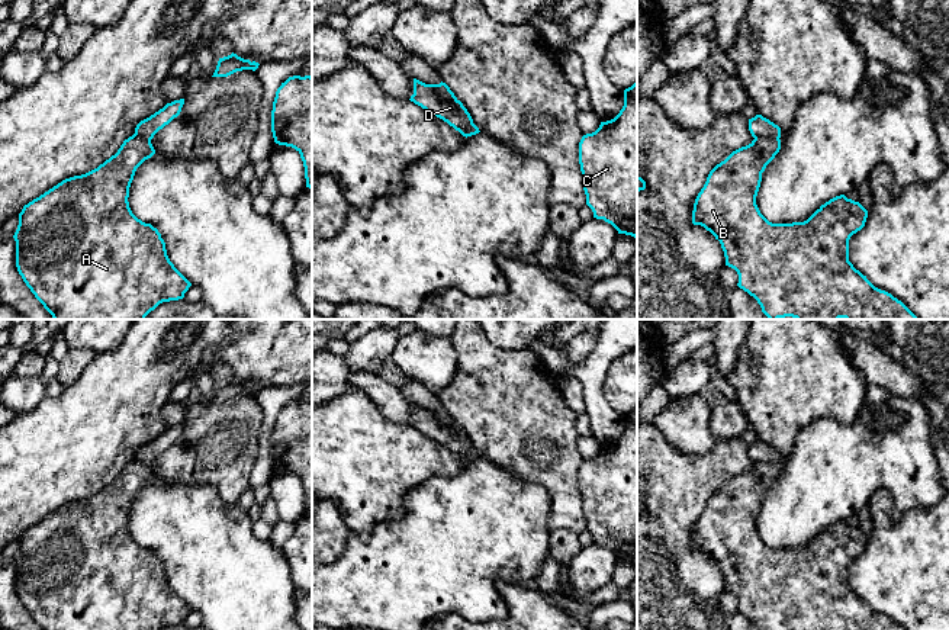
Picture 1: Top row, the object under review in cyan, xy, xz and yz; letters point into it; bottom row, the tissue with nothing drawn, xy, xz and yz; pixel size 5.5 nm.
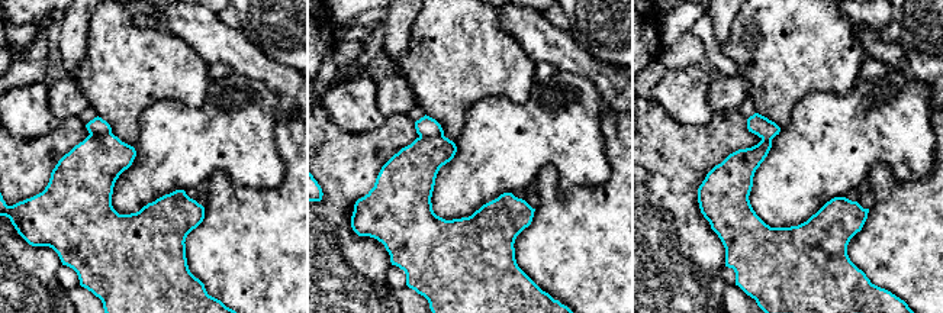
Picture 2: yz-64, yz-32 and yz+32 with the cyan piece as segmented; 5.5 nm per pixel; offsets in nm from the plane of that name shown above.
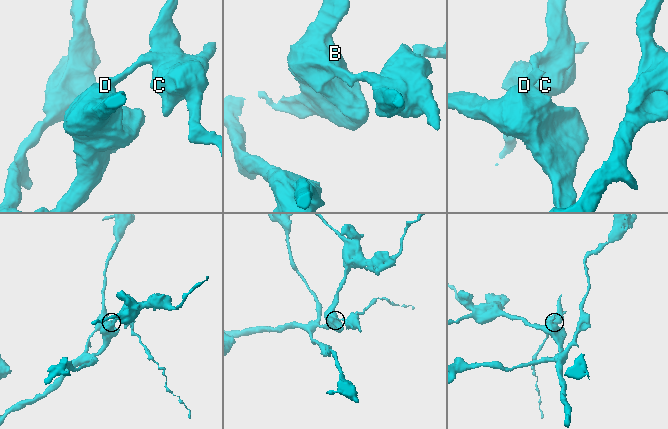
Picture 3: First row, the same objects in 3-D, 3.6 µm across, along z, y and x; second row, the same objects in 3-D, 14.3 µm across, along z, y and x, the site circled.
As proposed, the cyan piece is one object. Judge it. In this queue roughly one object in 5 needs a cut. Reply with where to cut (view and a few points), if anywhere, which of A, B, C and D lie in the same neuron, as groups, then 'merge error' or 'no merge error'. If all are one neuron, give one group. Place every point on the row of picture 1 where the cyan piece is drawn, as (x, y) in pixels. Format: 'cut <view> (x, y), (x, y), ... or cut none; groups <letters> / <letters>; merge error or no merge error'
cut yz (755, 137), (778, 138); groups A B D / C; merge error

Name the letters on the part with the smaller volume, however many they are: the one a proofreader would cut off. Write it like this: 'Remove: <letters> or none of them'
Remove: C

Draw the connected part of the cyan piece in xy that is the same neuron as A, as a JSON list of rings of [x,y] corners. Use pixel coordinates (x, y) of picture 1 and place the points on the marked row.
[[[132,135],[123,141],[115,155],[100,164],[97,168],[70,179],[62,180],[39,197],[33,199],[23,206],[19,213],[19,225],[13,235],[16,241],[16,267],[26,286],[35,295],[35,298],[44,305],[44,308],[52,315],[54,319],[145,319],[145,316],[154,311],[160,303],[178,300],[184,298],[192,283],[174,267],[170,261],[165,250],[165,242],[161,234],[151,224],[145,224],[138,219],[129,208],[129,187],[133,180],[136,168],[155,154],[151,141]]]

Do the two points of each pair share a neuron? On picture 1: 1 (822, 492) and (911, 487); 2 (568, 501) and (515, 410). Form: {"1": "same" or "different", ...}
{"1": "same", "2": "same"}

